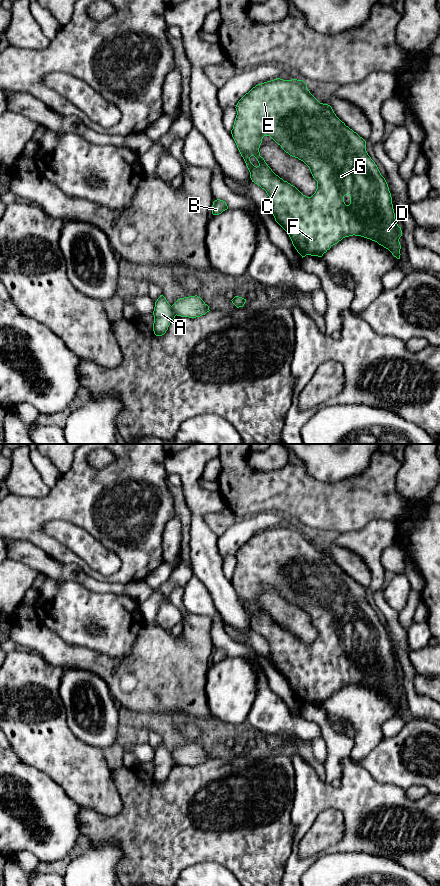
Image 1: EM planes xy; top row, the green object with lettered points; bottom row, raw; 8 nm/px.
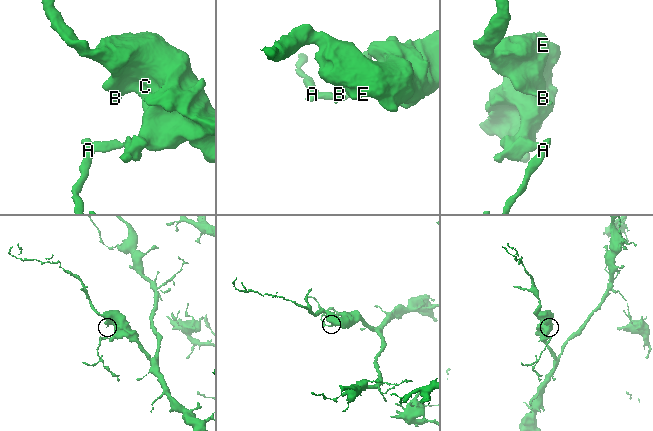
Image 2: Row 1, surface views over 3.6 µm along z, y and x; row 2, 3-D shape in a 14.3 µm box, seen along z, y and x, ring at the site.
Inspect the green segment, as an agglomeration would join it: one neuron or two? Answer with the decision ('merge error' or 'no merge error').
merge error

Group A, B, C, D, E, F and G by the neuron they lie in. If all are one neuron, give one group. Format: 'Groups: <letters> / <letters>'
Groups: A / B C D E F G

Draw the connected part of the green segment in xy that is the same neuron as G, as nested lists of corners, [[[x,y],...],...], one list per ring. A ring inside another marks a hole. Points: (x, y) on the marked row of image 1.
[[[277,78],[258,84],[238,101],[235,108],[237,115],[231,134],[250,172],[250,178],[266,191],[275,221],[287,232],[302,258],[306,255],[322,257],[343,238],[355,235],[377,242],[400,259],[399,239],[402,230],[396,223],[388,184],[368,155],[366,141],[346,126],[330,105],[320,103],[303,80]],[[264,136],[270,136],[286,153],[309,167],[317,181],[317,189],[311,197],[303,195],[295,186],[276,175],[260,156],[259,148]]]

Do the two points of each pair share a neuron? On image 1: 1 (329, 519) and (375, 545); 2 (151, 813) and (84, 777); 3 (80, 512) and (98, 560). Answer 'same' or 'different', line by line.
1: different
2: different
3: different

